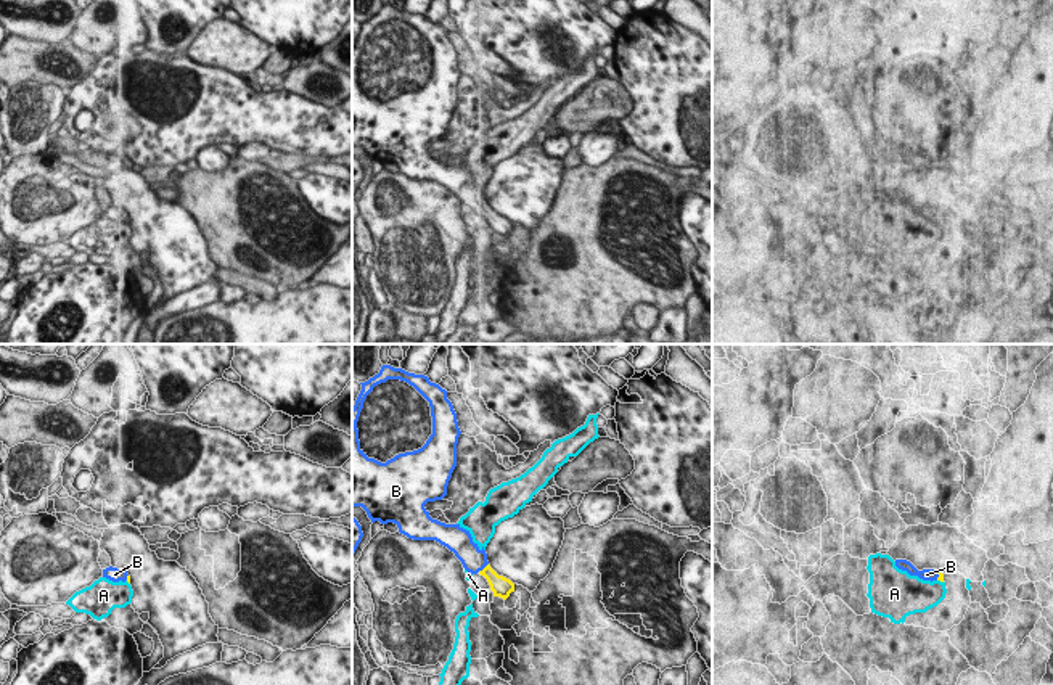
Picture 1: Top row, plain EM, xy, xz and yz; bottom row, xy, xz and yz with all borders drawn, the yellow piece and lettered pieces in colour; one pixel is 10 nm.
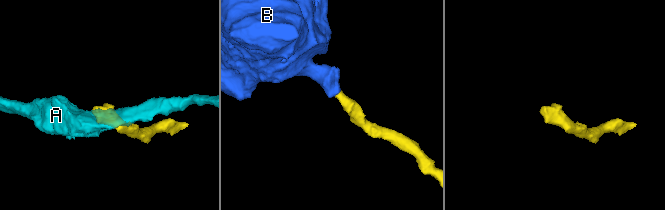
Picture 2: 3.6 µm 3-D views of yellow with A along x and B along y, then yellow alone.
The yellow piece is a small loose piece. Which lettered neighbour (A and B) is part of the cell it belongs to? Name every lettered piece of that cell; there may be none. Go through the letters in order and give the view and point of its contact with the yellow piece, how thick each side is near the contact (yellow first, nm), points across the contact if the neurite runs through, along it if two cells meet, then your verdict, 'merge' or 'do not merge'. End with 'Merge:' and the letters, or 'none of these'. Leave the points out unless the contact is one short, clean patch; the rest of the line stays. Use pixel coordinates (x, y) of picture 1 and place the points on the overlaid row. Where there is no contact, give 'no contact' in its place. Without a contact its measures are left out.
A: yz (941, 581) | 60/320 nm | along yz (938, 579), (942, 582) | do not merge
B: xz (484, 568) | 200/240 nm | across xz (500, 586), (484, 568), (473, 560) | merge
Merge: B

